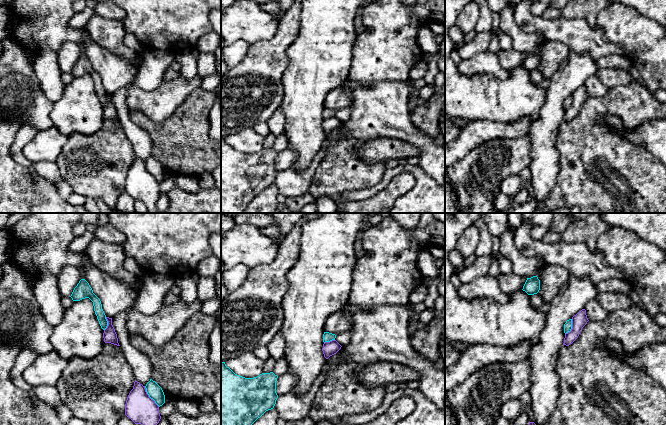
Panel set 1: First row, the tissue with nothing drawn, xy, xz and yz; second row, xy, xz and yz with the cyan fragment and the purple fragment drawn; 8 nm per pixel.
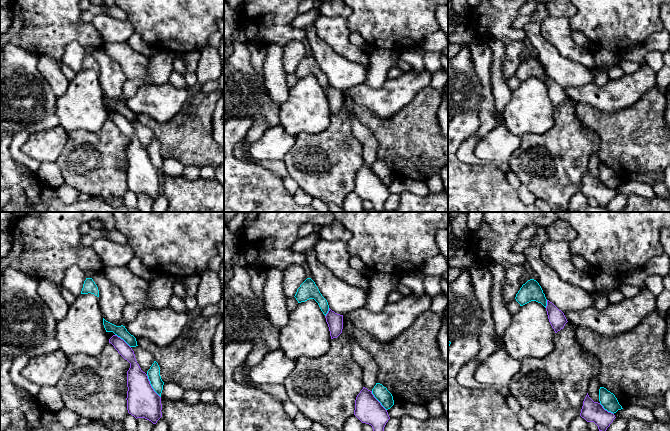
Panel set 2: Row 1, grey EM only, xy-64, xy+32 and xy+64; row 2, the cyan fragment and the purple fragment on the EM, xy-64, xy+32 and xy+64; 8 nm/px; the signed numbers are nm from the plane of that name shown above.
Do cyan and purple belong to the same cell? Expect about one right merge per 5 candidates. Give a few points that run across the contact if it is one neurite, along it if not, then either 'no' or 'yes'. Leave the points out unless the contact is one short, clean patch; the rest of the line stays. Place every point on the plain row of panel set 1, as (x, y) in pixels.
no

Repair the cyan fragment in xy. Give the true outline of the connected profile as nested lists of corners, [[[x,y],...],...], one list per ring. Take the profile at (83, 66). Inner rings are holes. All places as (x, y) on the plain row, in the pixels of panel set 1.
[[[81,55],[77,62],[74,64],[71,72],[73,77],[80,77],[85,74],[89,74],[93,78],[94,87],[99,97],[99,100],[103,106],[108,102],[106,91],[102,85],[100,75],[93,69],[92,64],[85,55]]]

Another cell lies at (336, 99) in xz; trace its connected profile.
[[[341,86],[331,90],[324,99],[324,108],[340,110],[351,104],[350,97],[345,93]]]

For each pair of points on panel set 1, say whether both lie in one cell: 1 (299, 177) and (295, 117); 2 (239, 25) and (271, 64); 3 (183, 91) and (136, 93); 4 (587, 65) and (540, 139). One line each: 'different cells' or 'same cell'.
1: different cells
2: different cells
3: same cell
4: same cell

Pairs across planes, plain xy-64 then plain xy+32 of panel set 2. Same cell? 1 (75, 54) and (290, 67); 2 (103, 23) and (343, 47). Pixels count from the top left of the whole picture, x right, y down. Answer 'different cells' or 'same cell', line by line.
1: same cell
2: same cell

